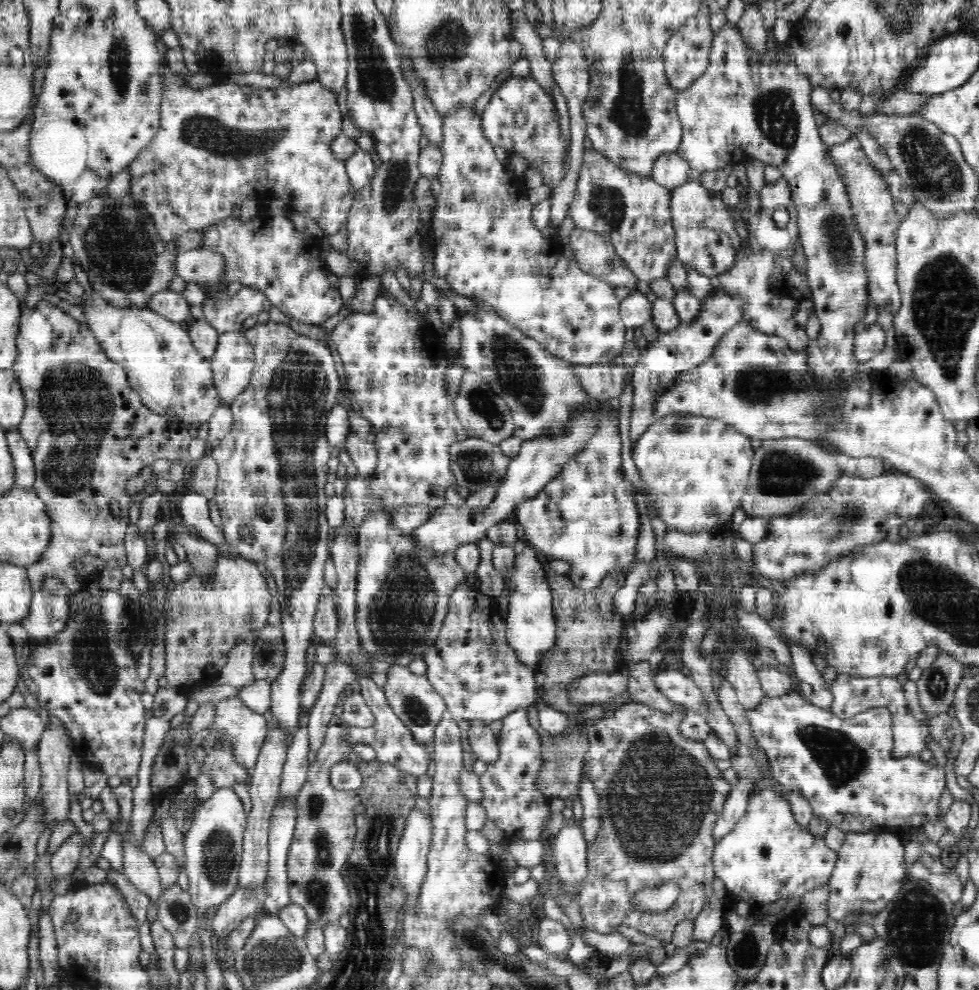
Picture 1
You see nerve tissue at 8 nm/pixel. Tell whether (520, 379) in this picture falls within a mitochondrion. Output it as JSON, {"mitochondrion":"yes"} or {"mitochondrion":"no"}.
{"mitochondrion":"yes"}

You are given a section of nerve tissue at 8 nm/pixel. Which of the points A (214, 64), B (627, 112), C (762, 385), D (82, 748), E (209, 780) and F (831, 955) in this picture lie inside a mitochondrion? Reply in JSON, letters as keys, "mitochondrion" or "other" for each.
{"A":"other","B":"mitochondrion","C":"mitochondrion","D":"other","E":"other","F":"other"}

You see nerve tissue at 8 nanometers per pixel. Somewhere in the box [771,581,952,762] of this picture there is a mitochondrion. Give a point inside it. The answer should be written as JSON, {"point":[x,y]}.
{"point":[936,683]}

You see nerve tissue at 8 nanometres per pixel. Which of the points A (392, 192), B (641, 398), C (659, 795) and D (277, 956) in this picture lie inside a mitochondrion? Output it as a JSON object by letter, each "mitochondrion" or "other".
{"A":"mitochondrion","B":"other","C":"mitochondrion","D":"mitochondrion"}

